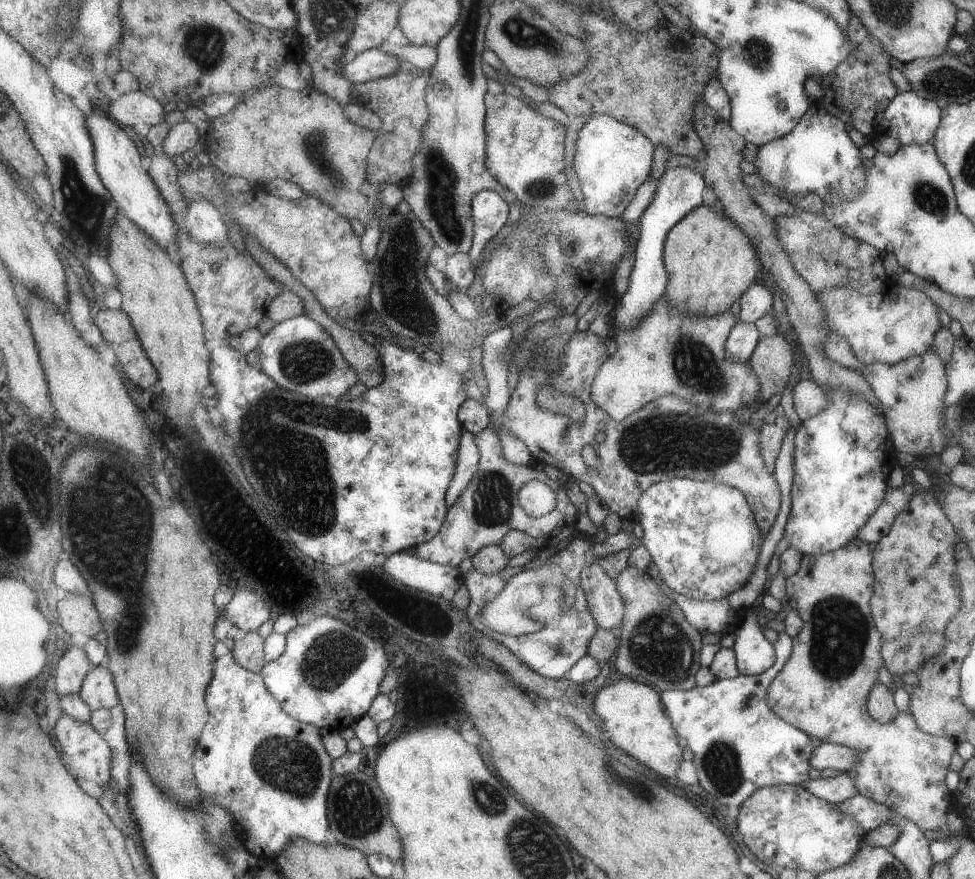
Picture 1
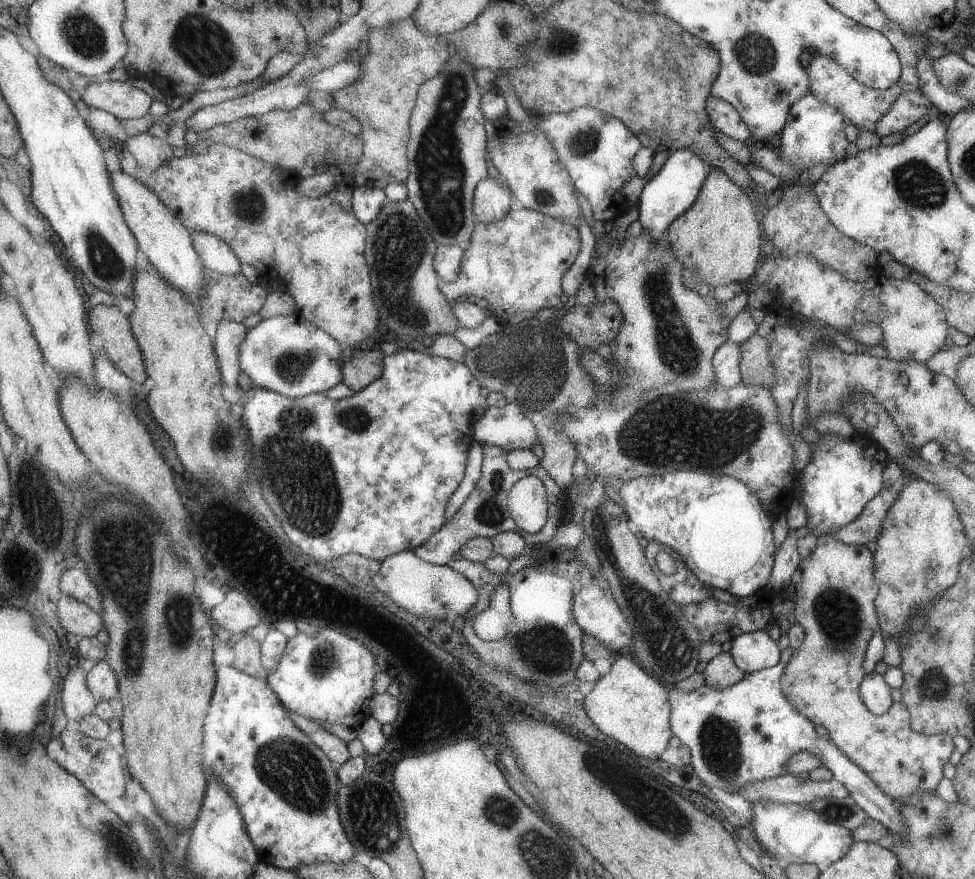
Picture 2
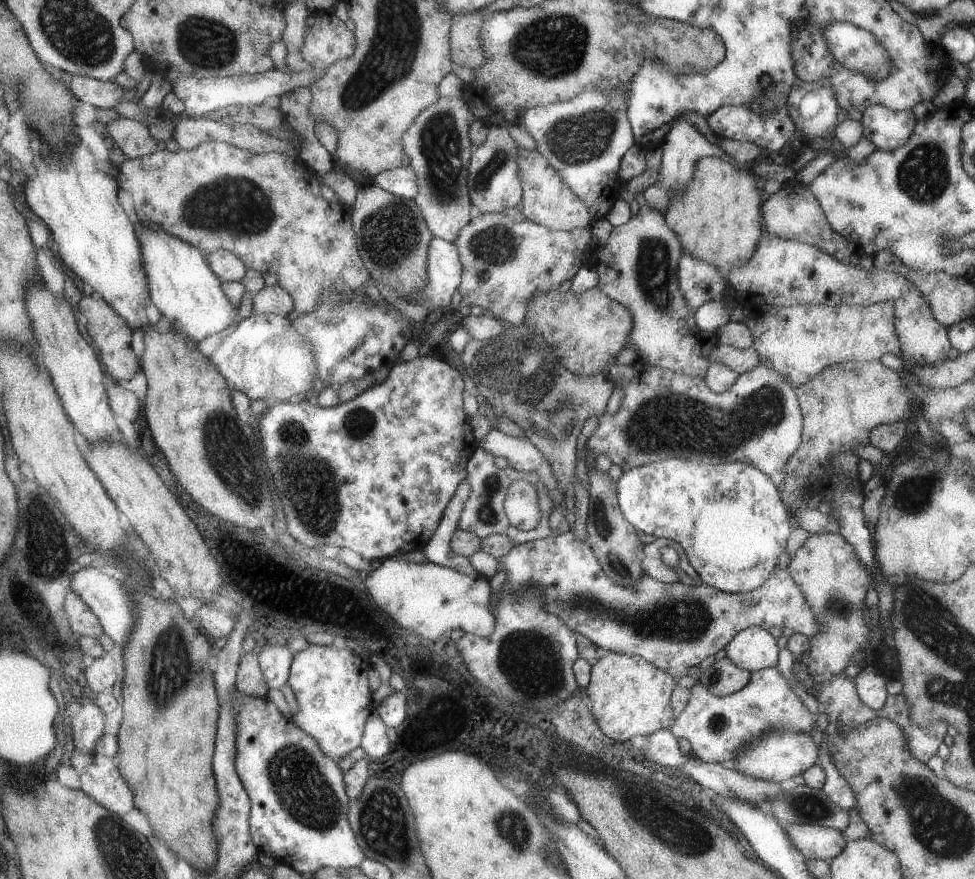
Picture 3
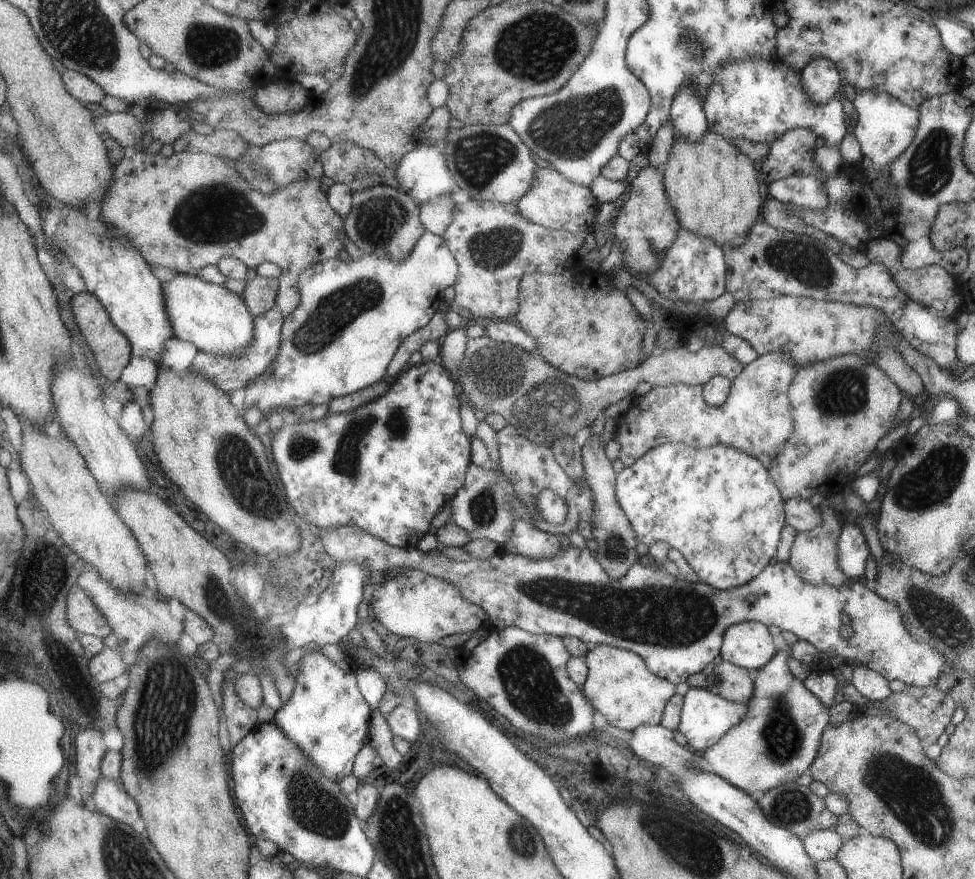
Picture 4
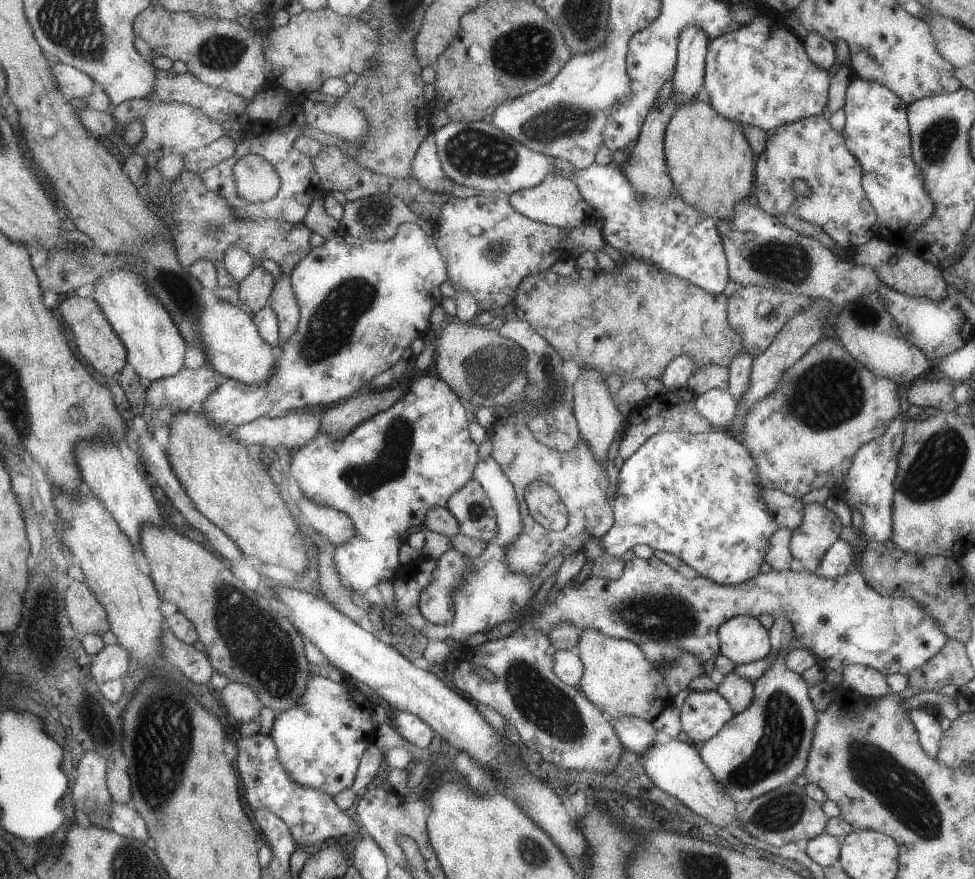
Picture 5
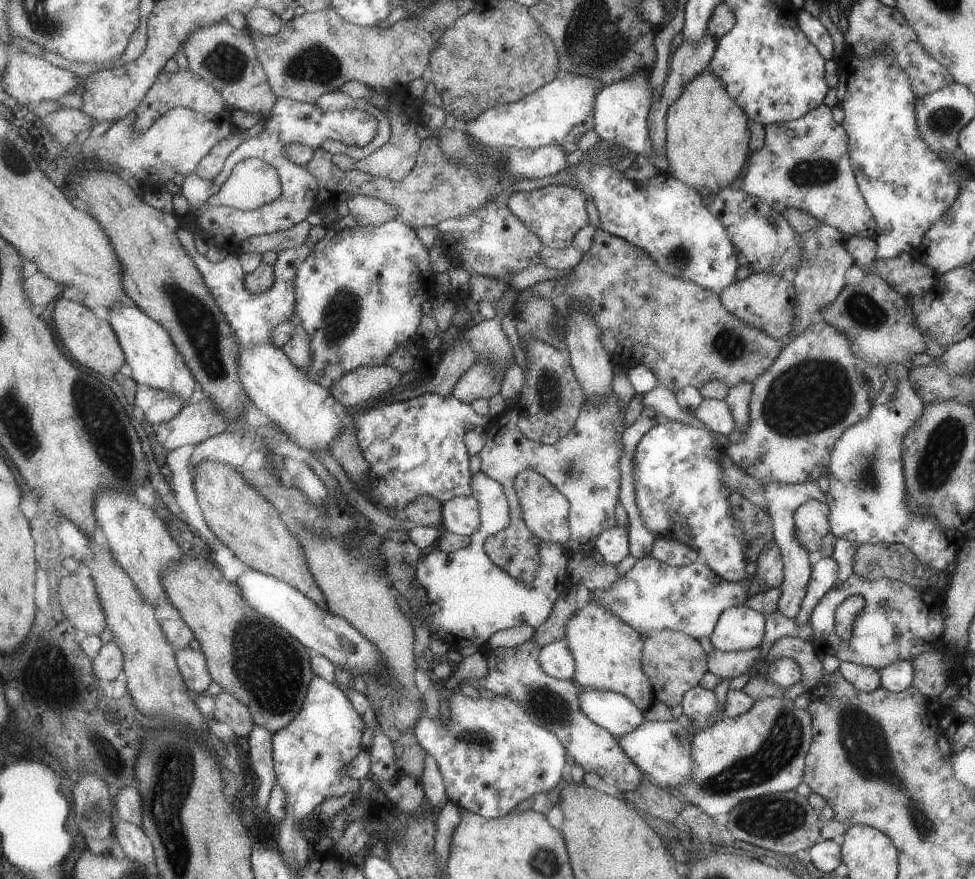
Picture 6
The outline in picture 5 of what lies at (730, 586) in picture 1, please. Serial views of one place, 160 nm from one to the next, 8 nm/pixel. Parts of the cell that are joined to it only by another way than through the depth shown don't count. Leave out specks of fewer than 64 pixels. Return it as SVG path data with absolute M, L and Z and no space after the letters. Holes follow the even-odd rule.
M722 431L701 432L700 434L688 434L687 432L659 432L648 442L637 450L633 457L625 461L620 468L620 477L618 480L618 493L616 499L613 500L615 512L615 524L608 534L601 538L601 546L603 546L606 553L621 558L627 550L631 550L637 544L645 544L653 550L661 550L678 558L681 558L691 568L695 568L701 576L713 580L716 584L730 586L750 580L759 572L759 566L763 562L765 550L768 550L769 538L773 535L773 521L771 516L765 512L765 503L759 498L759 478L757 478L757 470L753 459L749 456L749 451L745 447L732 438L731 434L725 434Z

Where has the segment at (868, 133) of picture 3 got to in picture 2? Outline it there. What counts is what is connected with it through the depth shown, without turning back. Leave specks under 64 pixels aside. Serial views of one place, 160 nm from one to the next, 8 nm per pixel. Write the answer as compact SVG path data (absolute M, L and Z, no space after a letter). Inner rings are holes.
M921 91L904 92L892 102L887 113L877 118L872 131L883 138L893 132L905 130L919 118L929 117L927 120L930 121L938 116L940 114L936 106Z

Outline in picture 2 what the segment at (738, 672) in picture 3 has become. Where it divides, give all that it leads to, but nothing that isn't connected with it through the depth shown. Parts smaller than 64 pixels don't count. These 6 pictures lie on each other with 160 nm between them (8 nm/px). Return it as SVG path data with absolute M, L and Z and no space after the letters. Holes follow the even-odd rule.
M721 651L710 660L703 673L706 684L717 689L740 681L745 672L736 665L730 651Z

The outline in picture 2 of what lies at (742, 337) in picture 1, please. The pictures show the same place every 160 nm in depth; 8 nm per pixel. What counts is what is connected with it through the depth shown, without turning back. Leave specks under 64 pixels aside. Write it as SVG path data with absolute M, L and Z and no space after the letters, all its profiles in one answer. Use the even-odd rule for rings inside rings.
M725 341L717 349L716 356L713 357L717 375L716 386L728 389L740 383L739 359L740 348L737 343Z

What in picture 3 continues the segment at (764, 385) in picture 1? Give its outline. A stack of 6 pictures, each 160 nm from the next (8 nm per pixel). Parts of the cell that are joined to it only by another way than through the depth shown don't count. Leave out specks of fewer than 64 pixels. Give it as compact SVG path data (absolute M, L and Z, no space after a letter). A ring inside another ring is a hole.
M716 345L709 356L707 356L709 364L723 364L731 368L737 375L752 370L759 364L759 356L753 348L737 349L728 345Z

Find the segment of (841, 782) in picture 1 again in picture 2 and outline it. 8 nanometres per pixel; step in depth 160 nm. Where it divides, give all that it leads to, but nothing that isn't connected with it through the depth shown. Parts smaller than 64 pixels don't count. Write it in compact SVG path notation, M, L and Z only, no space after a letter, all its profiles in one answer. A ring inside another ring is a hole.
M791 773L779 774L777 777L764 779L763 781L755 781L746 783L741 789L737 789L735 793L743 800L751 804L755 801L771 801L774 803L797 803L808 805L815 799L822 799L831 797L832 799L842 799L848 795L847 789L837 782L835 779L828 781L814 781L809 777L806 780L800 779L799 775L792 775Z

